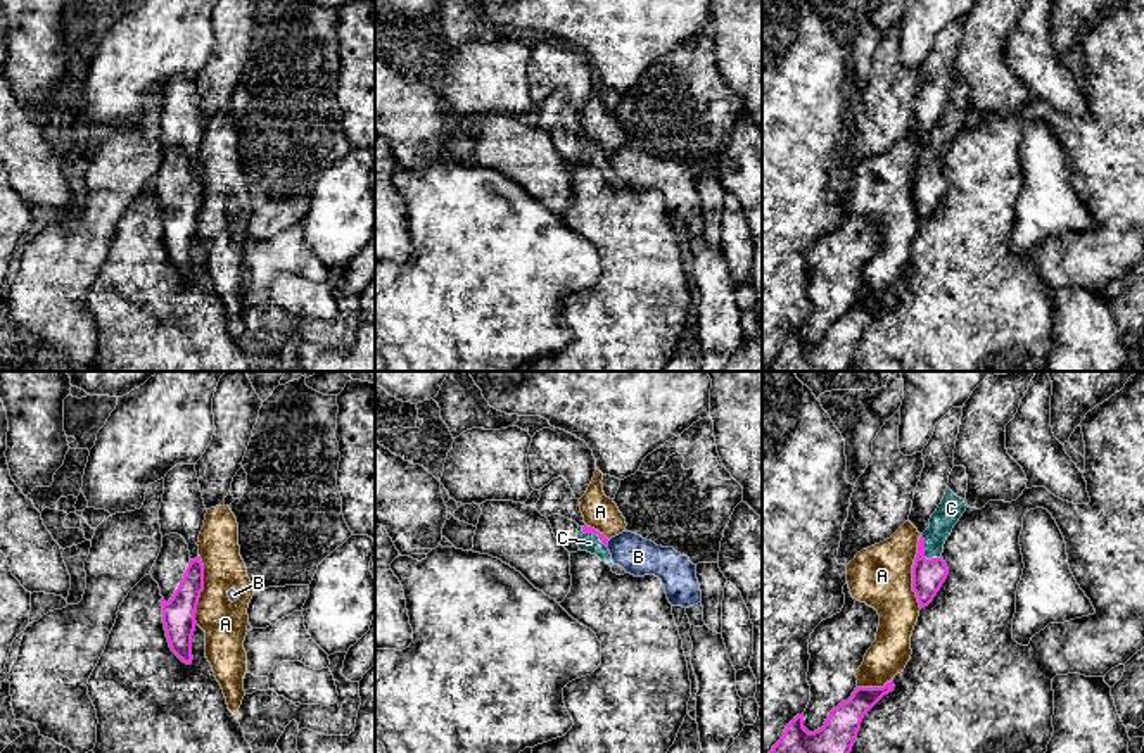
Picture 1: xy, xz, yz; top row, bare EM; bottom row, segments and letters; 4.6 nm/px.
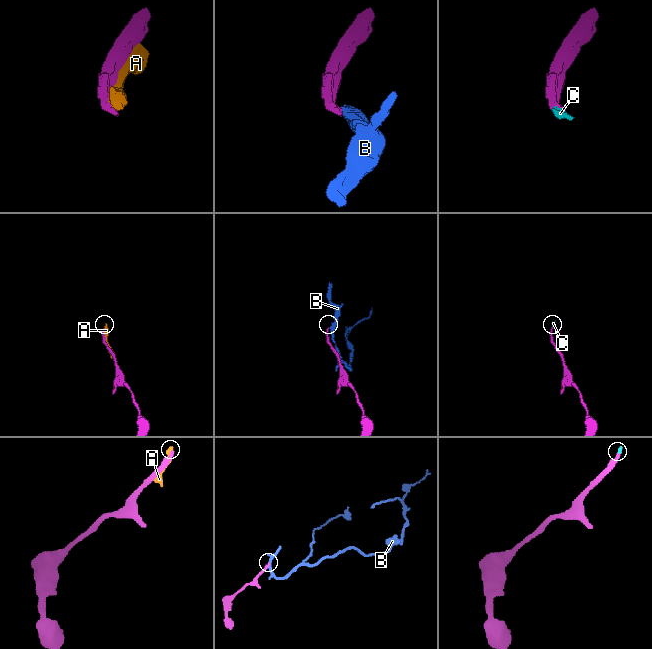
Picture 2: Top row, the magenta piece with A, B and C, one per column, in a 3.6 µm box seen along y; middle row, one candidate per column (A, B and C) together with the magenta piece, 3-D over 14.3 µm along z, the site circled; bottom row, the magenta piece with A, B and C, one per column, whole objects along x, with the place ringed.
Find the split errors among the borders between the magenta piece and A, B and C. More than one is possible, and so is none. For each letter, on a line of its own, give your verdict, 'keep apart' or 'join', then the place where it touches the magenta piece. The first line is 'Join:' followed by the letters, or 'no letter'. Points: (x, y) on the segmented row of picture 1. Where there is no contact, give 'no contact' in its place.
Join: C
A: keep apart; contact yz (913, 572)
B: keep apart; contact xz (607, 544)
C: join; contact yz (923, 553)

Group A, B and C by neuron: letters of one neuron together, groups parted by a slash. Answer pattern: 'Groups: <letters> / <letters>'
Groups: A / B / C

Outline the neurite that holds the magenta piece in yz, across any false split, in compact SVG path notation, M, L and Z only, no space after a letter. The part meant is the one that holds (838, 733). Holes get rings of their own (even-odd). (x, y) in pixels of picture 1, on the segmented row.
M893 679L883 687L855 687L814 732L804 727L804 713L797 715L769 753L850 753L864 715L893 687Z

